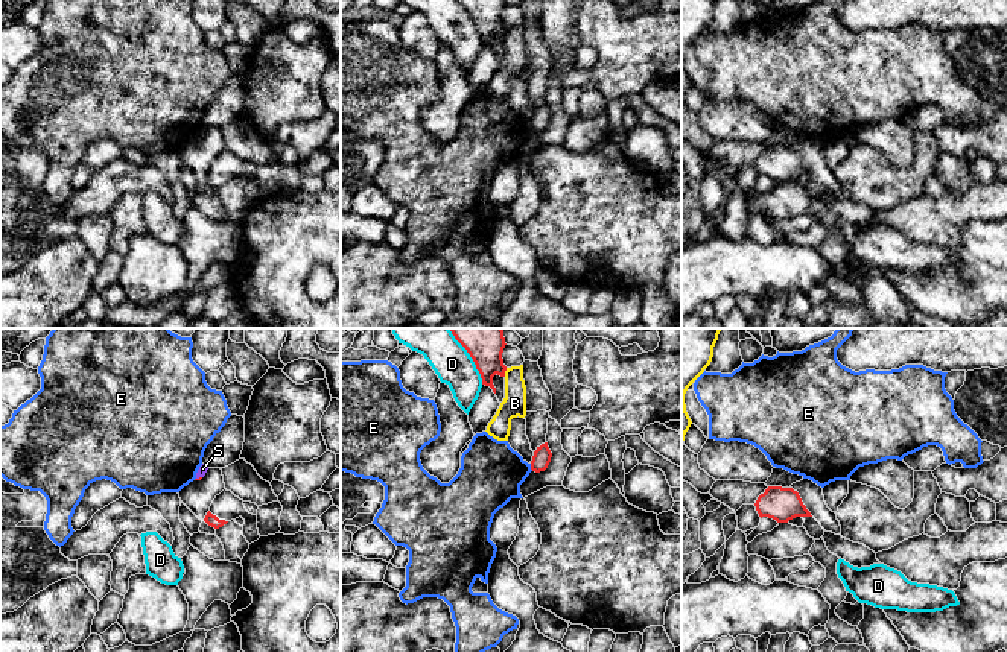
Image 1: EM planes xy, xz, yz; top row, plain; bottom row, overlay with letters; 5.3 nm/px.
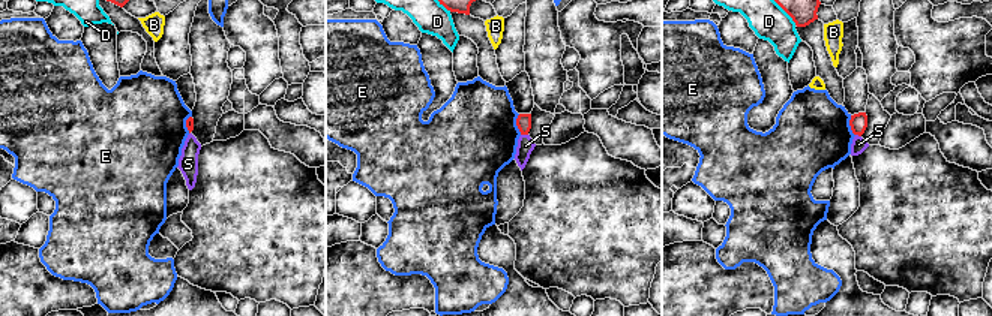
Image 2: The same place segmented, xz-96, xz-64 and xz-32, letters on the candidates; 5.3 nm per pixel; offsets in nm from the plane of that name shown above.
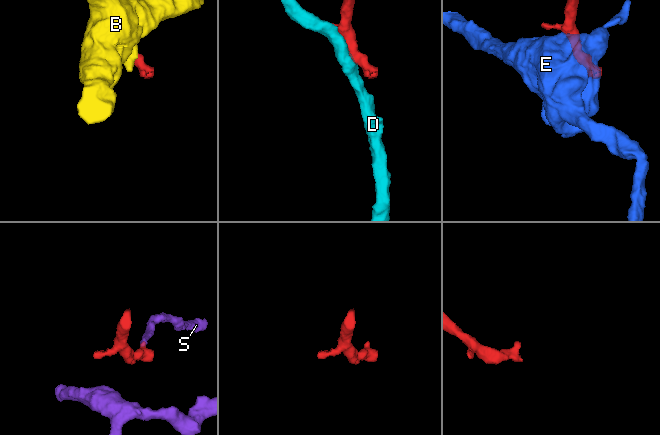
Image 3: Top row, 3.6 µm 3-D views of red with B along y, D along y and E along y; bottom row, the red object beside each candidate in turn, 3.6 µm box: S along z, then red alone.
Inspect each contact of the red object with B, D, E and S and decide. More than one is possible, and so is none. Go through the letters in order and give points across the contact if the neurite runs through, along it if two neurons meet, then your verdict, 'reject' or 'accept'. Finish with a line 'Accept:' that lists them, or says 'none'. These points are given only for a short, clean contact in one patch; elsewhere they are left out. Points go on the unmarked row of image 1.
B: along xz (507, 28), (504, 35) | reject
D: reject
E: along xz (530, 123), (533, 129) | reject
S: along xy (201, 136), (196, 139) | reject
Accept: none

